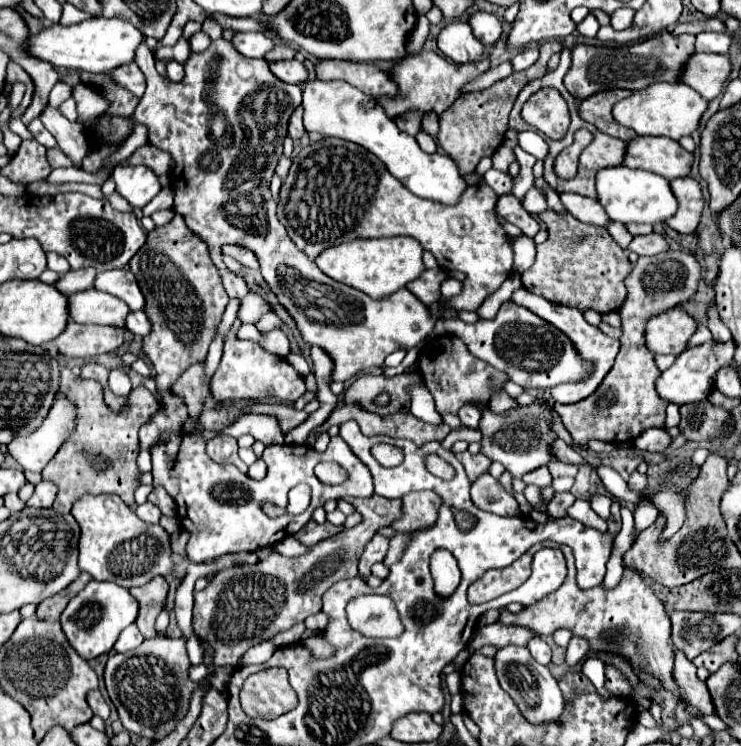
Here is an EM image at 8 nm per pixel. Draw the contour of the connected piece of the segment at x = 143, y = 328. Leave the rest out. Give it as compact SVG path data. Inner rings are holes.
M131 311L131 313L127 315L127 319L125 319L125 329L131 331L133 335L143 337L143 335L147 335L147 333L151 331L151 325L149 325L149 321L145 319L145 313L143 313L143 311Z

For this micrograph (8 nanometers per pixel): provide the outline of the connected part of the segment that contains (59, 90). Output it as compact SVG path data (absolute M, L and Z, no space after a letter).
M59 81L53 89L51 89L51 95L49 95L49 103L53 109L59 109L59 105L71 97L71 85Z

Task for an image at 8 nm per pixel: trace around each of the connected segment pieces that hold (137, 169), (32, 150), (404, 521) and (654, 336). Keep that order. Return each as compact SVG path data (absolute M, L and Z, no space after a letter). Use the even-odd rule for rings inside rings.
M117 165L113 169L113 181L117 185L117 193L139 209L161 191L157 175L145 165Z
M23 141L11 163L1 169L1 175L11 179L13 183L23 185L45 179L51 173L51 167L45 159L45 151L47 149L41 147L37 141Z
M421 491L421 493L407 493L401 497L401 517L393 521L393 529L399 533L409 533L421 527L427 527L437 517L439 501L433 491Z
M669 309L653 315L645 327L645 341L651 353L683 353L689 337L695 333L697 323L683 309Z

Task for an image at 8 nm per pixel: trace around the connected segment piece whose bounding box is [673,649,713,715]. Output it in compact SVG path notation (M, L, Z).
M673 649L673 659L675 659L673 679L675 679L683 699L687 703L695 705L699 711L703 711L707 715L713 715L713 703L709 703L709 693L707 693L705 683L697 679L695 665L679 649Z

